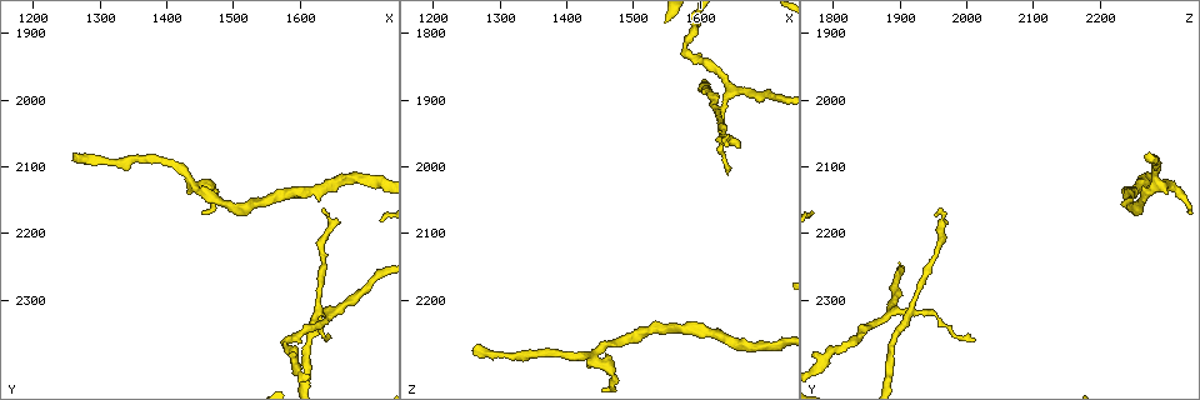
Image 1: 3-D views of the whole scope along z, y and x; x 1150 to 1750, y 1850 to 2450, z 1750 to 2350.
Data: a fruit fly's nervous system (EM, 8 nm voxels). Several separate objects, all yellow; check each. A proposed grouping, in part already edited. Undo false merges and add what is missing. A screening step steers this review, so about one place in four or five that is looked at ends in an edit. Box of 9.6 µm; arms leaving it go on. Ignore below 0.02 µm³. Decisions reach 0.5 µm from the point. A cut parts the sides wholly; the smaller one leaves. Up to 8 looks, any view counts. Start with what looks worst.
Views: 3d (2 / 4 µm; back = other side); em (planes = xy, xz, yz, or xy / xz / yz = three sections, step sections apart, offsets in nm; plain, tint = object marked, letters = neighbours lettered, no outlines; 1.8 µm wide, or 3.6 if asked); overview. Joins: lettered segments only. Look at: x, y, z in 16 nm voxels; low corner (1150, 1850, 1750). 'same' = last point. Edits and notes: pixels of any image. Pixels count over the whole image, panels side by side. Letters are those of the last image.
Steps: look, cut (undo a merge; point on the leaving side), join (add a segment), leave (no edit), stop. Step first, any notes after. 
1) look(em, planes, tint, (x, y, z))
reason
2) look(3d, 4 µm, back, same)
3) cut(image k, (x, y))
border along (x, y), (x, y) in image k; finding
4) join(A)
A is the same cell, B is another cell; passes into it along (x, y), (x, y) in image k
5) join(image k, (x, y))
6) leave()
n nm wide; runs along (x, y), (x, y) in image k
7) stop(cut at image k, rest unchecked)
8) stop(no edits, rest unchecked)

look(3d, 2 µm, (1260, 2080, 2270))
free end

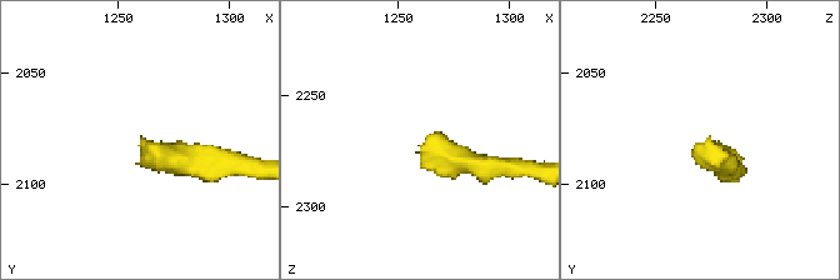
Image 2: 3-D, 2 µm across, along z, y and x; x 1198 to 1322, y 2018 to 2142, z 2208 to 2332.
look(em, xy, step 4, tint, (1259, 2080, 2274))
shape alone is not enough

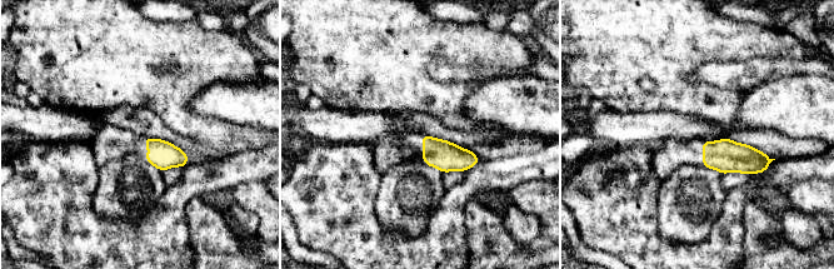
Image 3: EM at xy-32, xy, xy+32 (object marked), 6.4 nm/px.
look(em, planes, letters, same)

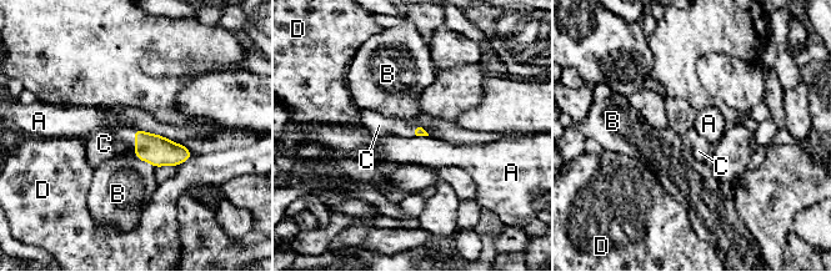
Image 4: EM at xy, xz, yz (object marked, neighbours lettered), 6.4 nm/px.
join(C)
C touches over 170 nm; C is the same cell, A, B and D are other cells; passes into it along (156, 150), (135, 141), (104, 144) in image 4; it goes on there

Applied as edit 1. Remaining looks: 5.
look(overview)
see it whole again

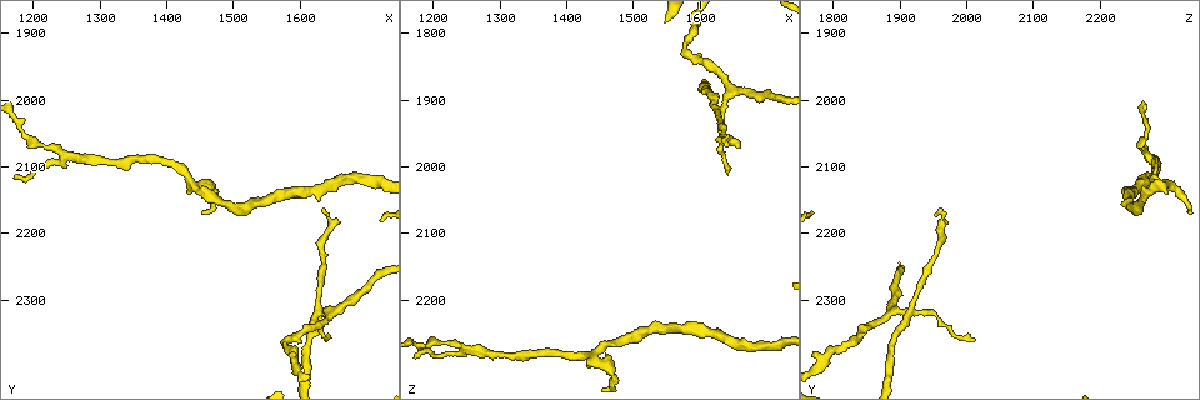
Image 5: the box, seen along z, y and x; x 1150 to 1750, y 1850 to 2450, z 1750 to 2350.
look(em, 3.6 µm, yz, step 16, tint, (1635, 2160, 1960))
thin end

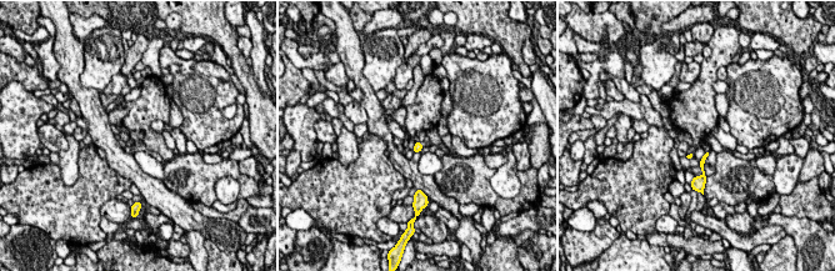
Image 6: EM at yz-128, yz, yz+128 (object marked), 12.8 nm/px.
look(em, 3.6 µm, planes, letters, same)
another direction

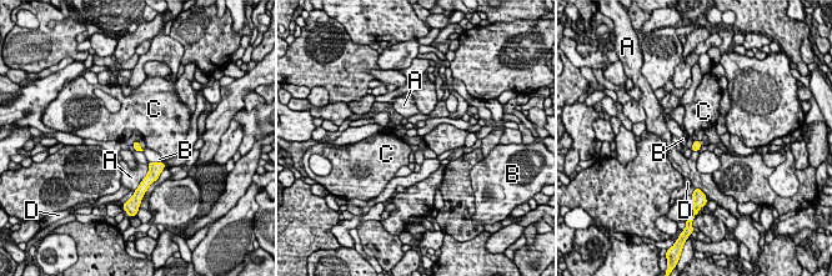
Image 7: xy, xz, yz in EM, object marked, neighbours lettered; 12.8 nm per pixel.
leave()
A, B, C and D are other cells; border along (149, 161), (161, 162) in image 7; no lettered segment goes on from it

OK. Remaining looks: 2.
stop(join at image 4, rest unchecked)

